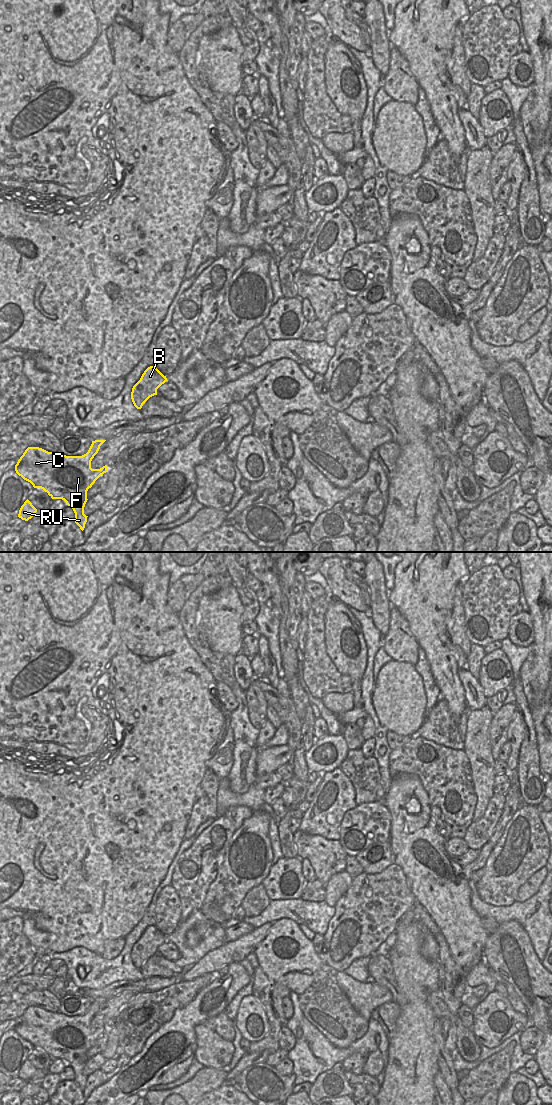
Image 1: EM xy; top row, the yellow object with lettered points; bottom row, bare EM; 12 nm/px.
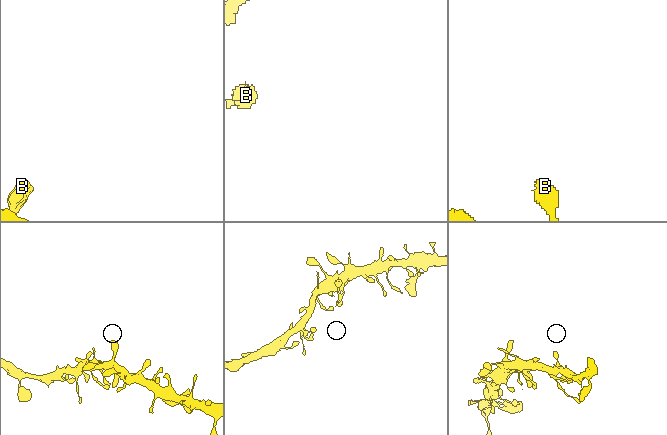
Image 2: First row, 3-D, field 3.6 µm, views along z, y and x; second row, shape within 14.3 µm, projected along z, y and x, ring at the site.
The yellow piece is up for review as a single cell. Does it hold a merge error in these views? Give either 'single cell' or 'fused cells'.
single cell

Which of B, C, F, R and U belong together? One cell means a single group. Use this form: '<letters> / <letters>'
B C F R U

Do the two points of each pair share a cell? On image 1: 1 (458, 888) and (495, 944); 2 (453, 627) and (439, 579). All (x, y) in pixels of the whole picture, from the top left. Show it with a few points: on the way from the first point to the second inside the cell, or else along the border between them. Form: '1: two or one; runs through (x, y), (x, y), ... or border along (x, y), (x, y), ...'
1: two; border along (489, 935), (483, 952)
2: two; border along (454, 595), (451, 618), (447, 624), (448, 638)

